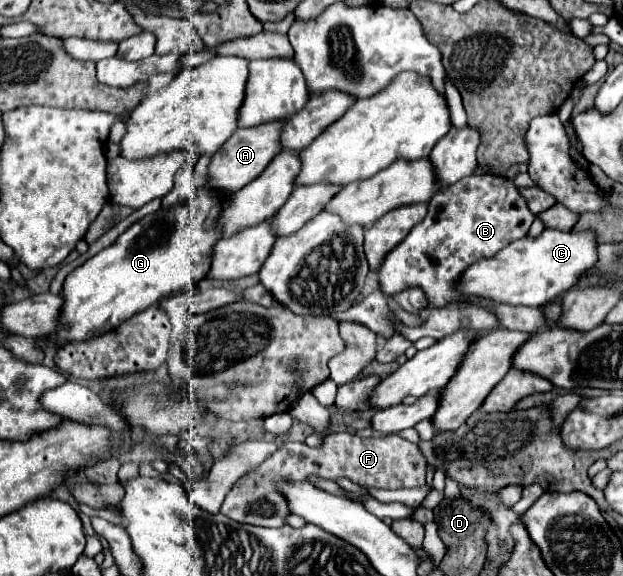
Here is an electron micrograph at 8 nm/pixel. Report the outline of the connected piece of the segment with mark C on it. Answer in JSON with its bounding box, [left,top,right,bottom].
[459,229,597,307]

